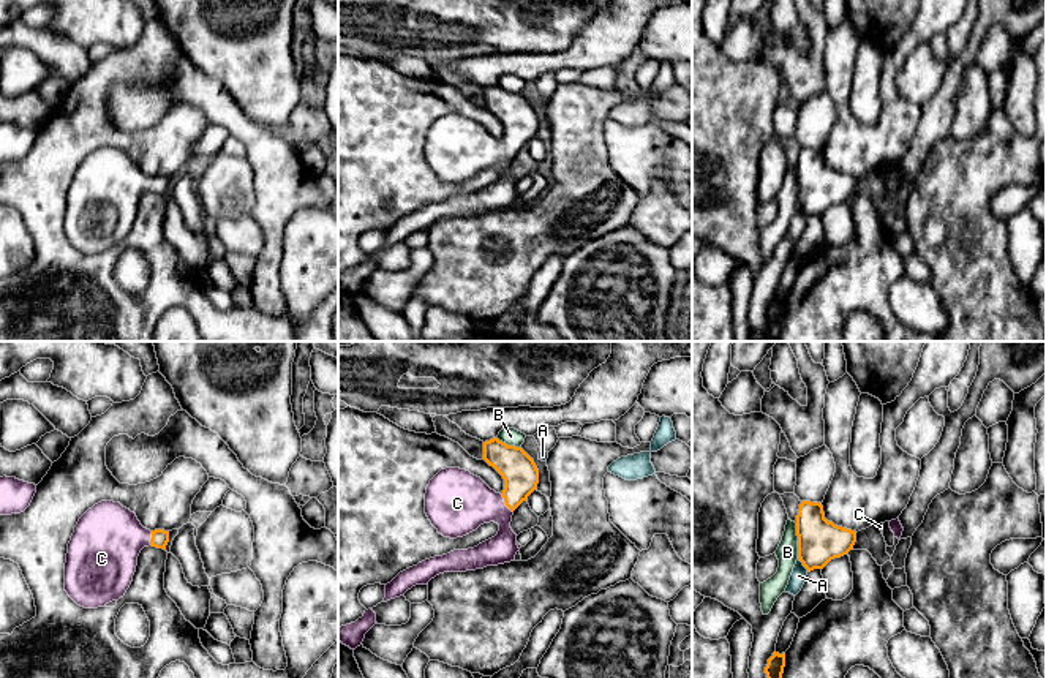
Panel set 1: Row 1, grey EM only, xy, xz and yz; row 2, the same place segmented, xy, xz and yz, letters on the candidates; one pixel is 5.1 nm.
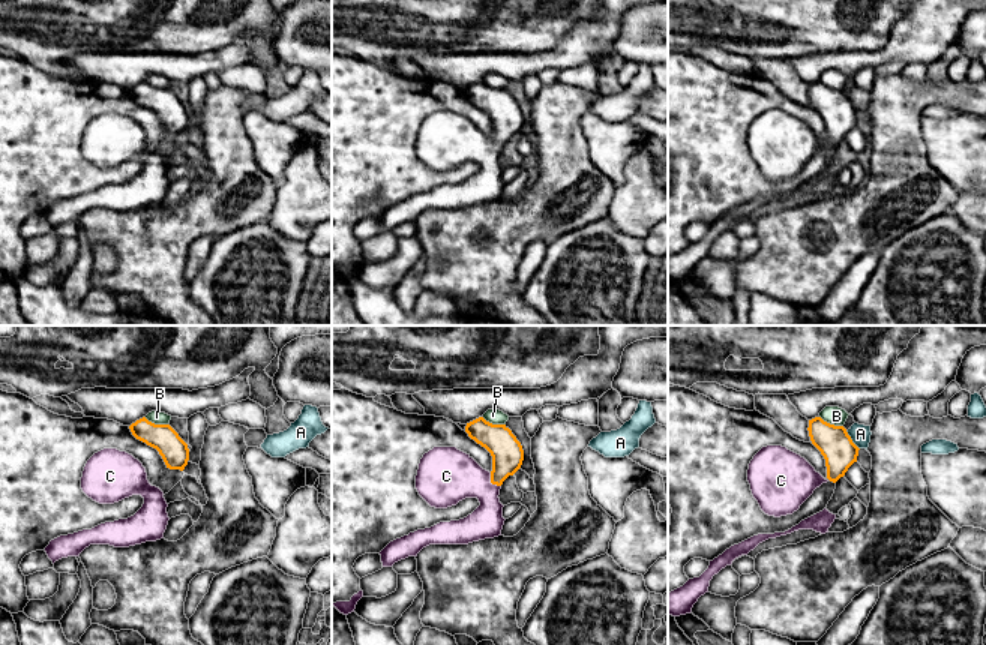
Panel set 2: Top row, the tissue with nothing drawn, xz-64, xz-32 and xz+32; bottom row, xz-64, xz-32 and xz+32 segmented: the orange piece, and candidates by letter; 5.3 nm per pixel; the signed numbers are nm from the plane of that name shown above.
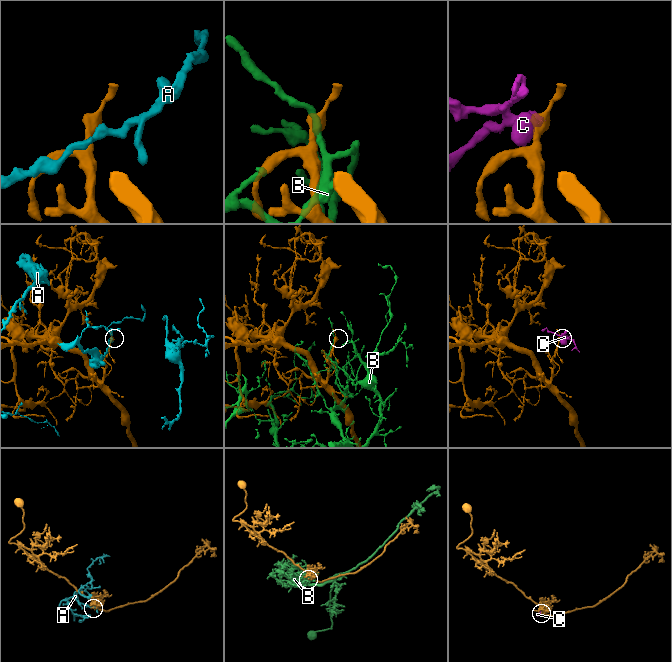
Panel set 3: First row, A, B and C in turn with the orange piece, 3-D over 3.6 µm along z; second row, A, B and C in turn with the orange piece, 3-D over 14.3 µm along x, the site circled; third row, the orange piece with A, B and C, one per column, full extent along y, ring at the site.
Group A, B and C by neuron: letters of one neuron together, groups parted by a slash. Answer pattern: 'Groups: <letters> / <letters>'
Groups: A / B / C

